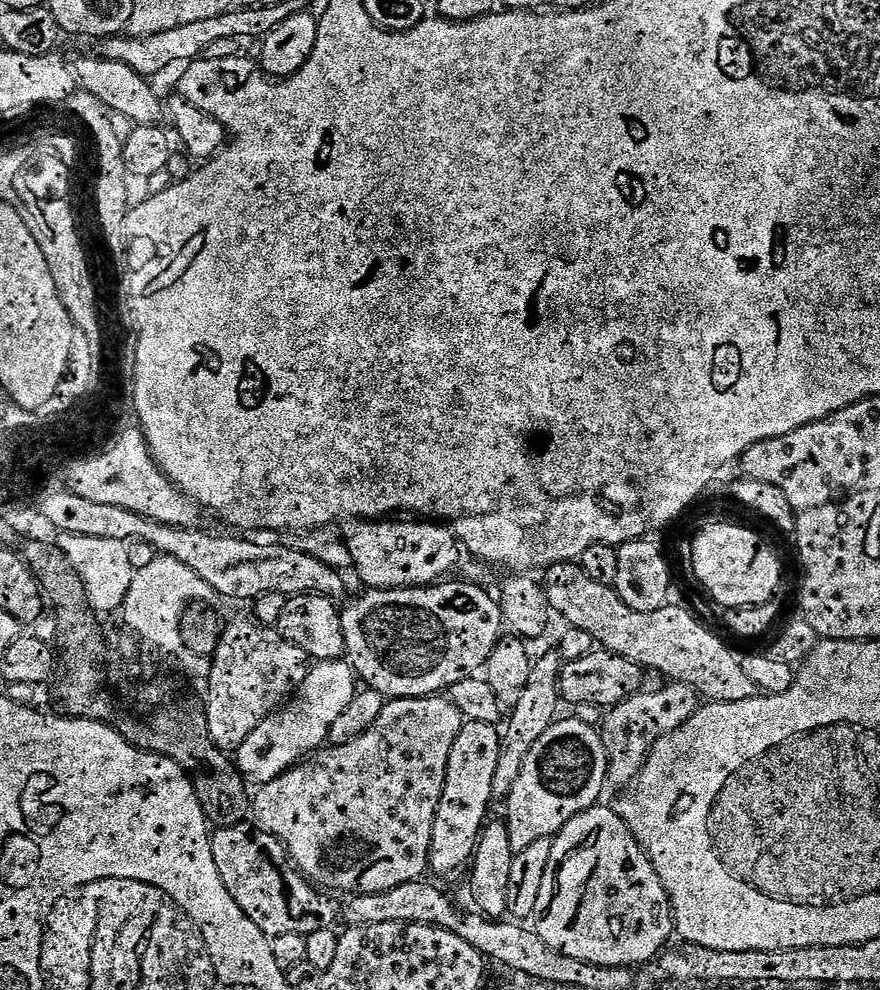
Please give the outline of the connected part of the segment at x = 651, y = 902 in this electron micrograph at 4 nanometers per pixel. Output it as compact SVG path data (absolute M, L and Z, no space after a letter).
M597 806L575 816L555 837L555 851L564 852L565 860L561 864L559 861L554 876L556 897L548 913L539 917L538 931L546 946L562 954L570 954L570 958L582 958L582 962L603 968L631 969L632 964L648 964L657 955L656 960L668 948L672 932L674 936L672 899L668 897L648 853L640 845L637 833L632 831L615 807L604 807Z

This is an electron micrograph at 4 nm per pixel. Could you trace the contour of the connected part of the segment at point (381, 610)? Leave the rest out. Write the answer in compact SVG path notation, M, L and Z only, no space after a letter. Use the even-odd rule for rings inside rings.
M437 582L426 588L378 588L365 591L347 609L342 612L342 630L346 634L348 651L347 659L356 671L357 677L364 680L369 689L381 692L384 697L394 700L413 700L419 696L435 696L447 693L447 688L455 684L463 685L473 679L487 665L497 644L502 639L500 631L506 628L504 615L497 597L491 596L487 587L463 582L464 584L448 584ZM464 600L480 600L480 628L472 624L472 632L480 632L480 640L472 636L472 652L468 652L468 668L456 668L456 660L460 660L460 636L456 636L456 612L464 608Z

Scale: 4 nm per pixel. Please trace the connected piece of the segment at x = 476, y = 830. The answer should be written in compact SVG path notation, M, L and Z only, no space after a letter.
M477 720L465 723L463 730L454 742L454 750L450 750L450 762L447 766L447 778L444 783L443 796L439 810L436 812L435 826L432 831L432 852L429 856L431 875L456 876L471 863L479 844L480 833L489 815L489 804L492 801L494 776L499 768L502 736L497 725L483 724Z

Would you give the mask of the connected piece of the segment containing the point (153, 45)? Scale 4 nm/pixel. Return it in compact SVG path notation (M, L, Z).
M276 4L273 8L248 8L245 12L229 10L223 16L215 16L202 22L192 22L166 32L132 34L127 38L109 38L103 41L102 56L105 60L117 60L130 66L142 77L153 78L152 76L158 75L159 72L166 71L171 64L184 66L191 61L201 59L214 42L219 42L224 38L247 36L263 38L282 22L290 19L292 15L294 15L294 8L288 4Z

